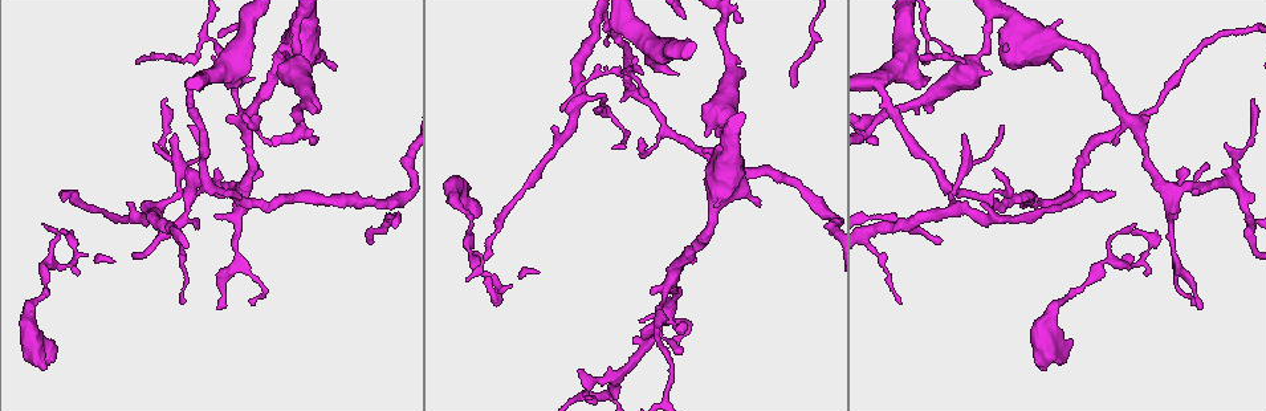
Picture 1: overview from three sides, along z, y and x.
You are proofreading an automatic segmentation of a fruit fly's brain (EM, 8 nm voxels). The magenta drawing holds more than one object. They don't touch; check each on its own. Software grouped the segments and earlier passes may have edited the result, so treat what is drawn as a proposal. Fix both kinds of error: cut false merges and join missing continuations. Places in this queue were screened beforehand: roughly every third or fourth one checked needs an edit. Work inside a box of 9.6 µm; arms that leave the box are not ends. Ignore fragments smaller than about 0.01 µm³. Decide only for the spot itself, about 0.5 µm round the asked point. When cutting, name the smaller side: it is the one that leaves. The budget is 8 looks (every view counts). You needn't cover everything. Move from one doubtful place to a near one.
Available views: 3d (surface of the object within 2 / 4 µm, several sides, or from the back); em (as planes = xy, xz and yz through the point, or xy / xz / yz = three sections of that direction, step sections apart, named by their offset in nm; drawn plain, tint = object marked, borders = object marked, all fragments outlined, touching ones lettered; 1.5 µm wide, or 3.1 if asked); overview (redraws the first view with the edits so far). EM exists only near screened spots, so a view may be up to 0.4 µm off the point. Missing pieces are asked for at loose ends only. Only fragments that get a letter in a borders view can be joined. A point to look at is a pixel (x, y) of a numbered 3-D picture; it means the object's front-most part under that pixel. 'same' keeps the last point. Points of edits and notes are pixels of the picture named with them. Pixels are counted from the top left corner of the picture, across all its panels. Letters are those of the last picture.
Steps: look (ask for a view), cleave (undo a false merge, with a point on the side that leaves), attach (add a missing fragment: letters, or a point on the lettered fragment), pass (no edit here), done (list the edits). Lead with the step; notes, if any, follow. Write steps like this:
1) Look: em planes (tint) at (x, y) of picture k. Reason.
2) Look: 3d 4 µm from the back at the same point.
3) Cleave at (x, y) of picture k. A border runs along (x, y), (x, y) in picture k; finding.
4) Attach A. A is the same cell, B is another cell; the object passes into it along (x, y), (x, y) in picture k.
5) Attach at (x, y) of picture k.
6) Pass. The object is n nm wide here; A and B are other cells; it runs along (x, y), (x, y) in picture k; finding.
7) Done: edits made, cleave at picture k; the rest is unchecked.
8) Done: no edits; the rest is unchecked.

Look: em xy step 8 (borders) at (369, 242) of picture 1. Branch stops here.

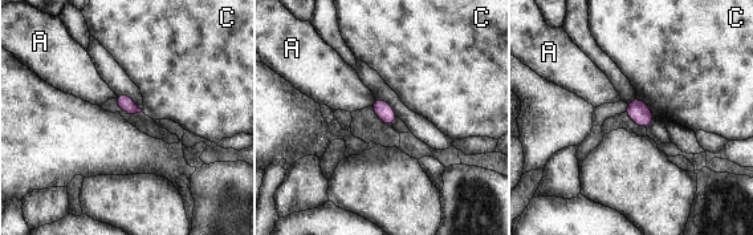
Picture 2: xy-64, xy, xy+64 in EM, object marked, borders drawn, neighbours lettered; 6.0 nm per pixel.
Pass. A and C are other cells; none of them fits.

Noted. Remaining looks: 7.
Look: em planes (borders) at (200, 46) of picture 1. Thin neck.

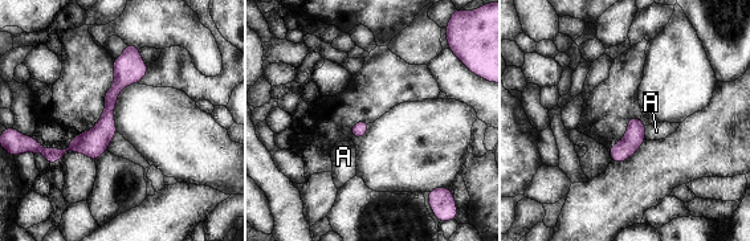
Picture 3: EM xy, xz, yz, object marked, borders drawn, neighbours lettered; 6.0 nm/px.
Pass. The longest contact is with A, 90 nm; A is another cell; it runs along (137, 50), (106, 123), (58, 154) in picture 3; one cell here.

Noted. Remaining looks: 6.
Look: 3d 2 µm at (486, 259) of picture 1. Tapers out.

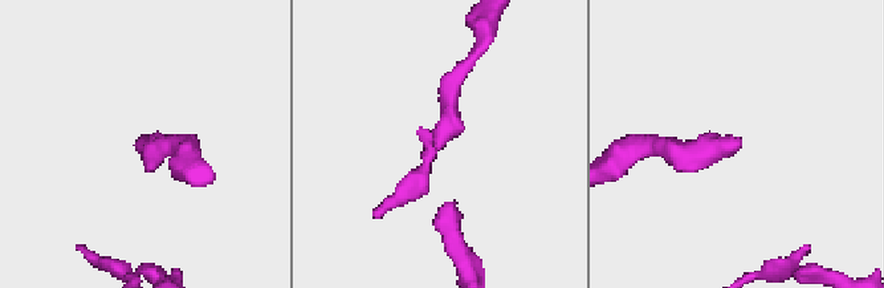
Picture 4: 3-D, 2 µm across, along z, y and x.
Look: em planes (borders) at (436, 148) of picture 4. Shape alone is not enough.

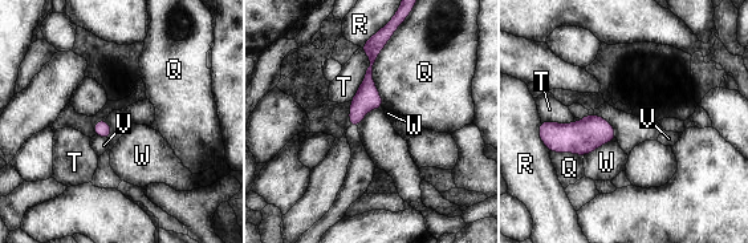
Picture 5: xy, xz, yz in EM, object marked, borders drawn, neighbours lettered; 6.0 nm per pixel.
Pass. The object is 90 nm wide here; Q, R, T, V and W are other cells; a border runs along (94, 134), (108, 141) in picture 5; none of them fits.

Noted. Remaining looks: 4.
Done: no edits; the rest is unchecked.

